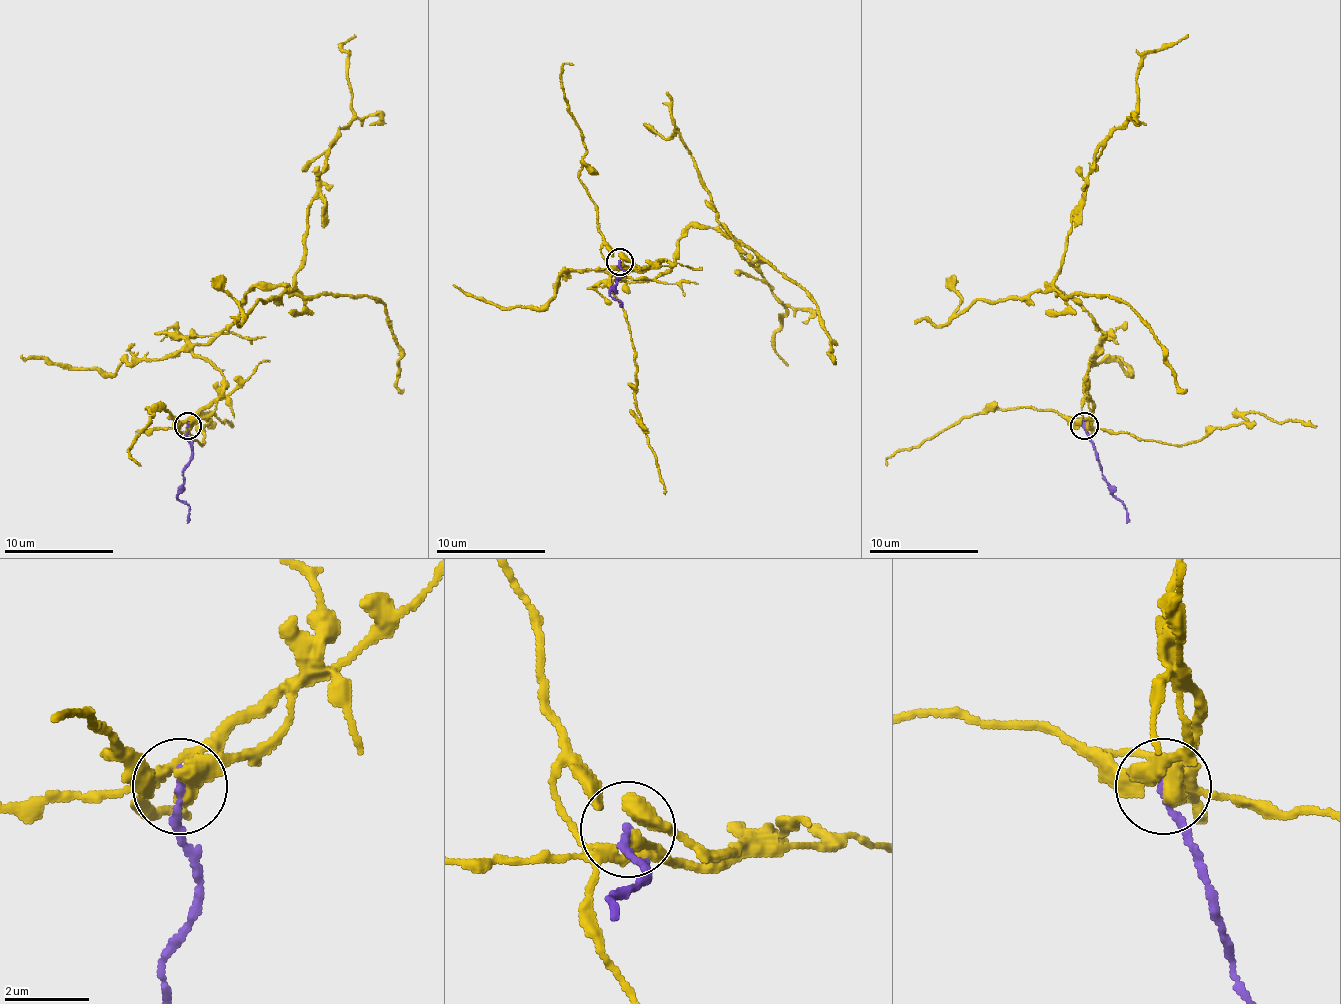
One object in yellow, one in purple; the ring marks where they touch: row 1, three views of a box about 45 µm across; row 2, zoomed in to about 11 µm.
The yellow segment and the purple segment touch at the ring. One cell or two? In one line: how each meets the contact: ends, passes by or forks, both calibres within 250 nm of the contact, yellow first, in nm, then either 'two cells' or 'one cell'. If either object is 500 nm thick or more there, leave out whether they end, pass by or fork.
yellow passes by | purple ends | 360/180 nm | two cells

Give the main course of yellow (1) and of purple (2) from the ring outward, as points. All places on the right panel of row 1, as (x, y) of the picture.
1: (1086, 426), (1094, 402), (1089, 361), (1102, 330), (1050, 287), (1094, 153), (1132, 114), (1138, 65), (1187, 35)
2: (1083, 426), (1113, 495), (1127, 508), (1127, 522)

